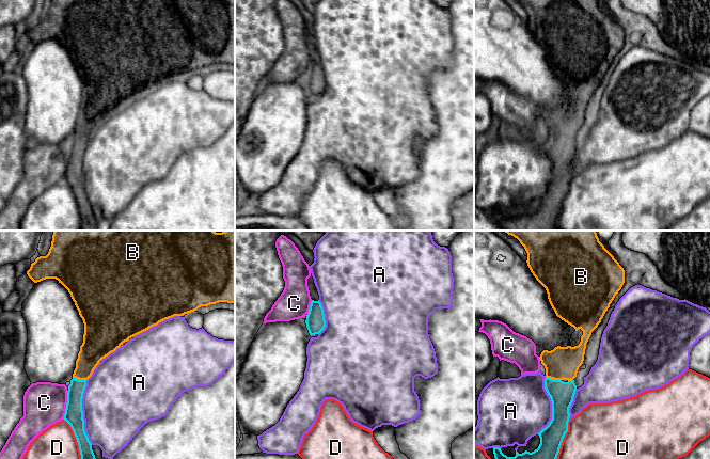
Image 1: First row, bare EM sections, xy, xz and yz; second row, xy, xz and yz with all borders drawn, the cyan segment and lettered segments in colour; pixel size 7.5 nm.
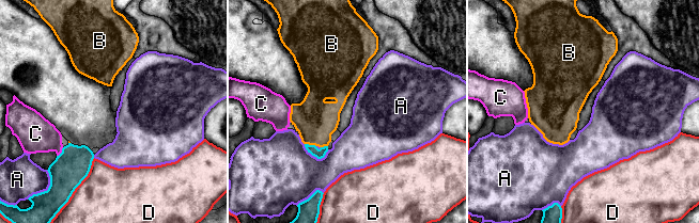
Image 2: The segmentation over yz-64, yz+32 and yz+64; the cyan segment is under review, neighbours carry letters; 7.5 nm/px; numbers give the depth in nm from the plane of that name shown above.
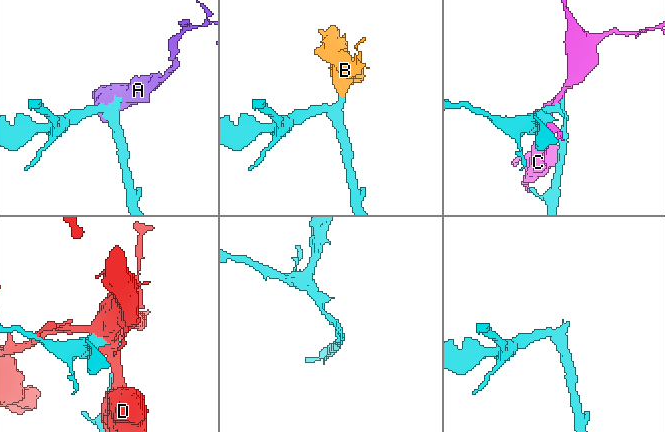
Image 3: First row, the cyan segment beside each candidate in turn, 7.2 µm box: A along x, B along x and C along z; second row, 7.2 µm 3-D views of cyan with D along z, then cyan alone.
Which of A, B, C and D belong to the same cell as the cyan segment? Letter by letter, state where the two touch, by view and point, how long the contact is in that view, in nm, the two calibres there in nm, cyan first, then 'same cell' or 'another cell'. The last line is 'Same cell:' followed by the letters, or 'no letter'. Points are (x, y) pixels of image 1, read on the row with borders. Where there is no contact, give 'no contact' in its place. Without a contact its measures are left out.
A: xy (82, 412) | 500 nm | 140/480 nm | another cell
B: yz (553, 379) | 120 nm | 180/260 nm | same cell
C: xy (66, 405) | 220 nm | 140/320 nm | another cell
D: xy (76, 438) | 340 nm | 140/260 nm | another cell
Same cell: B

